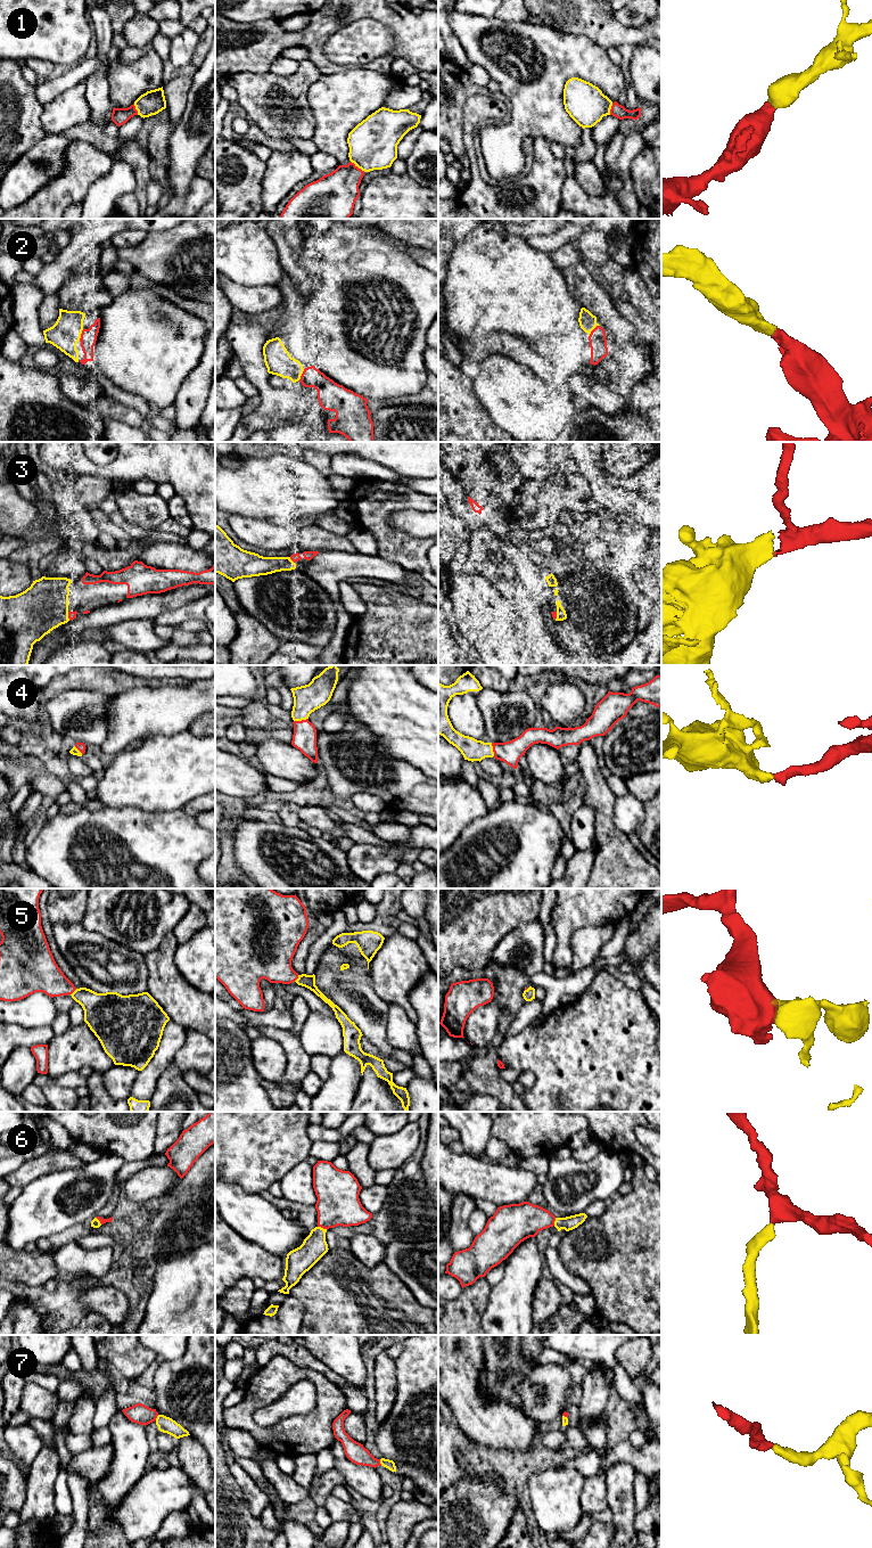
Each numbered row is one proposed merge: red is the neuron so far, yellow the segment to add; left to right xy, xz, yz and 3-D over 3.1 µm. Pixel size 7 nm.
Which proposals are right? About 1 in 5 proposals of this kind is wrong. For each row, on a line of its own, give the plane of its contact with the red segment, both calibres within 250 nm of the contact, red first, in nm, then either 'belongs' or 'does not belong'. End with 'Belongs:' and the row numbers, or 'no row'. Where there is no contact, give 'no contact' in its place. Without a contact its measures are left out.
1: xz | 300/340 nm | belongs
2: yz | 130/120 nm | belongs
3: xy | 60/340 nm | belongs
4: xz | 170/200 nm | belongs
5: xz | 320/100 nm | belongs
6: xz | 300/180 nm | belongs
7: xy | 140/110 nm | belongs
Belongs: 1, 2, 3, 4, 5, 6, 7

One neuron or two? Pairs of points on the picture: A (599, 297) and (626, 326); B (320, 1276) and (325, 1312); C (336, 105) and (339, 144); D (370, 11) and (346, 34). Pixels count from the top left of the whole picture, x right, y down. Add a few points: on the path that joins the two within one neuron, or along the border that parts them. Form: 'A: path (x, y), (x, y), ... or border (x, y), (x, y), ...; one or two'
A: path (602, 305), (618, 321); one
B: path (325, 1285), (325, 1303); one
C: path (336, 114), (336, 134); one
D: border (387, 26), (369, 18), (358, 18), (338, 30); two

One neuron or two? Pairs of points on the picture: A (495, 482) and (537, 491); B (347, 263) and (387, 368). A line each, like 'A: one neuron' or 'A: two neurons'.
A: one neuron
B: one neuron

